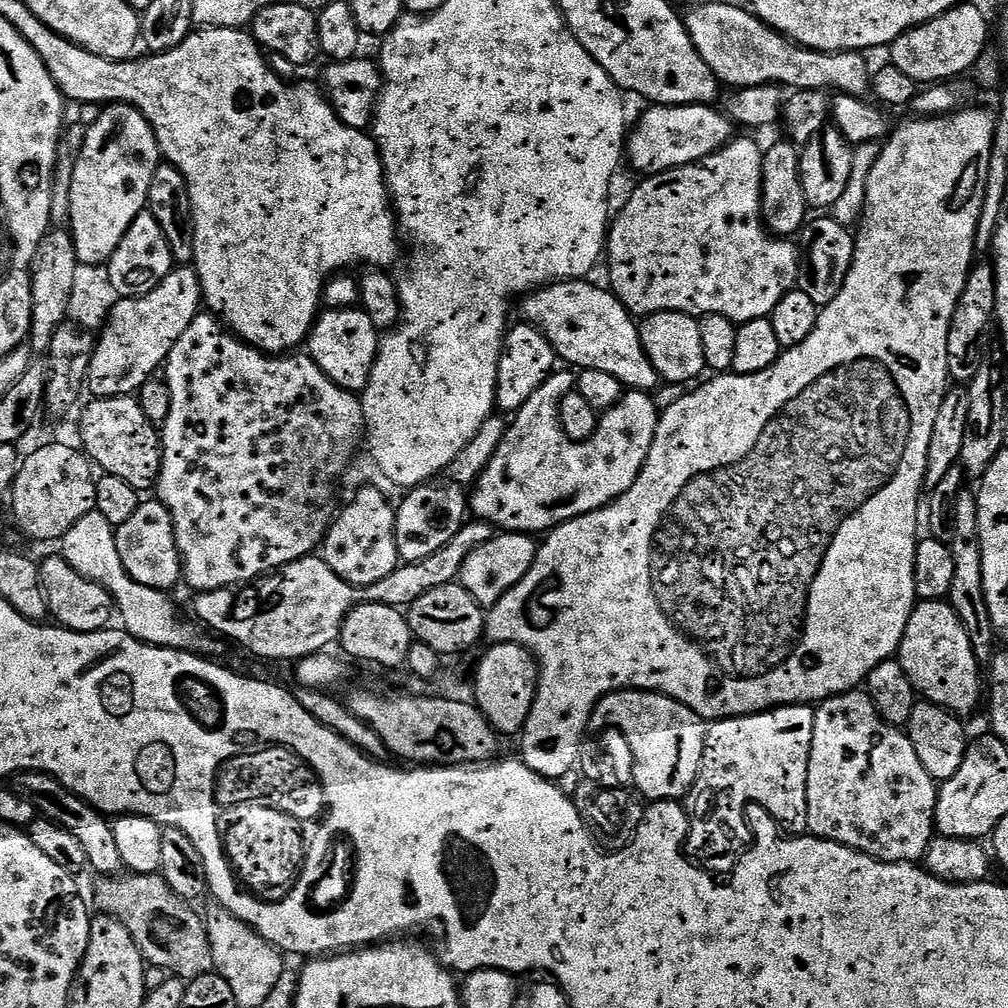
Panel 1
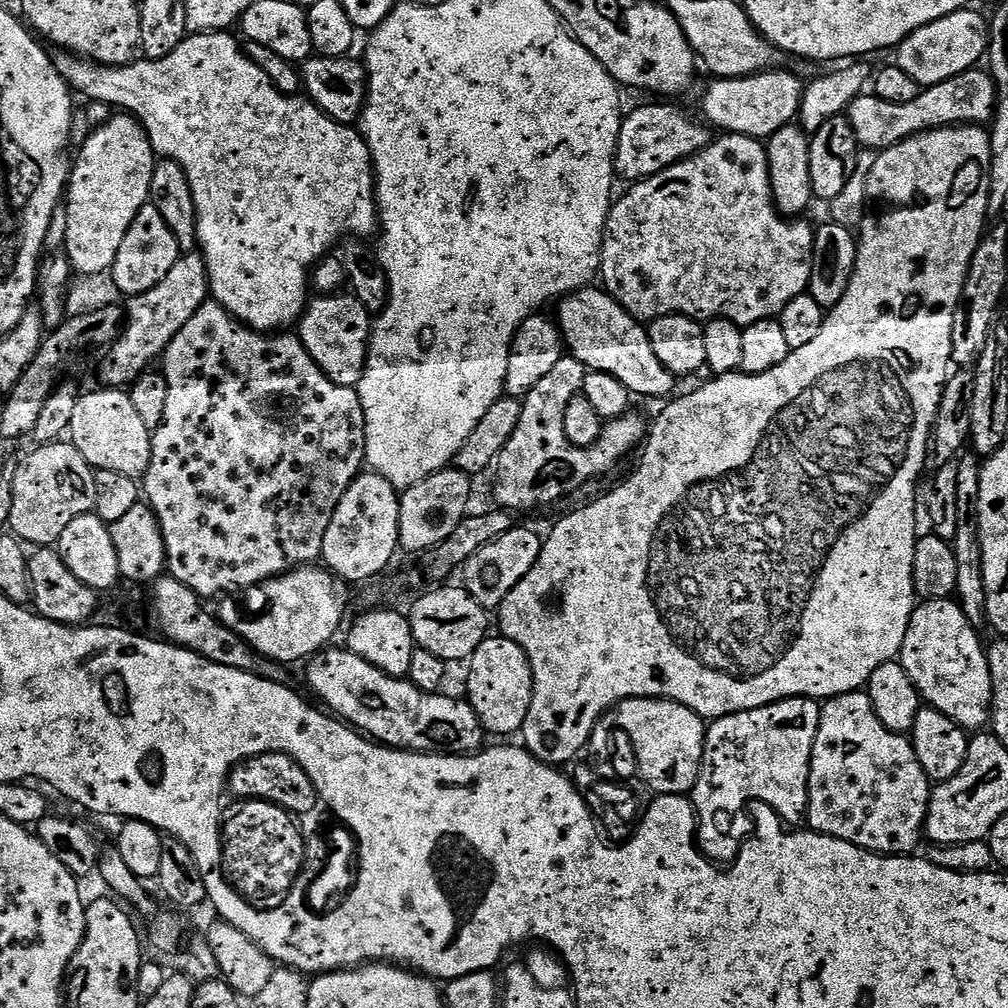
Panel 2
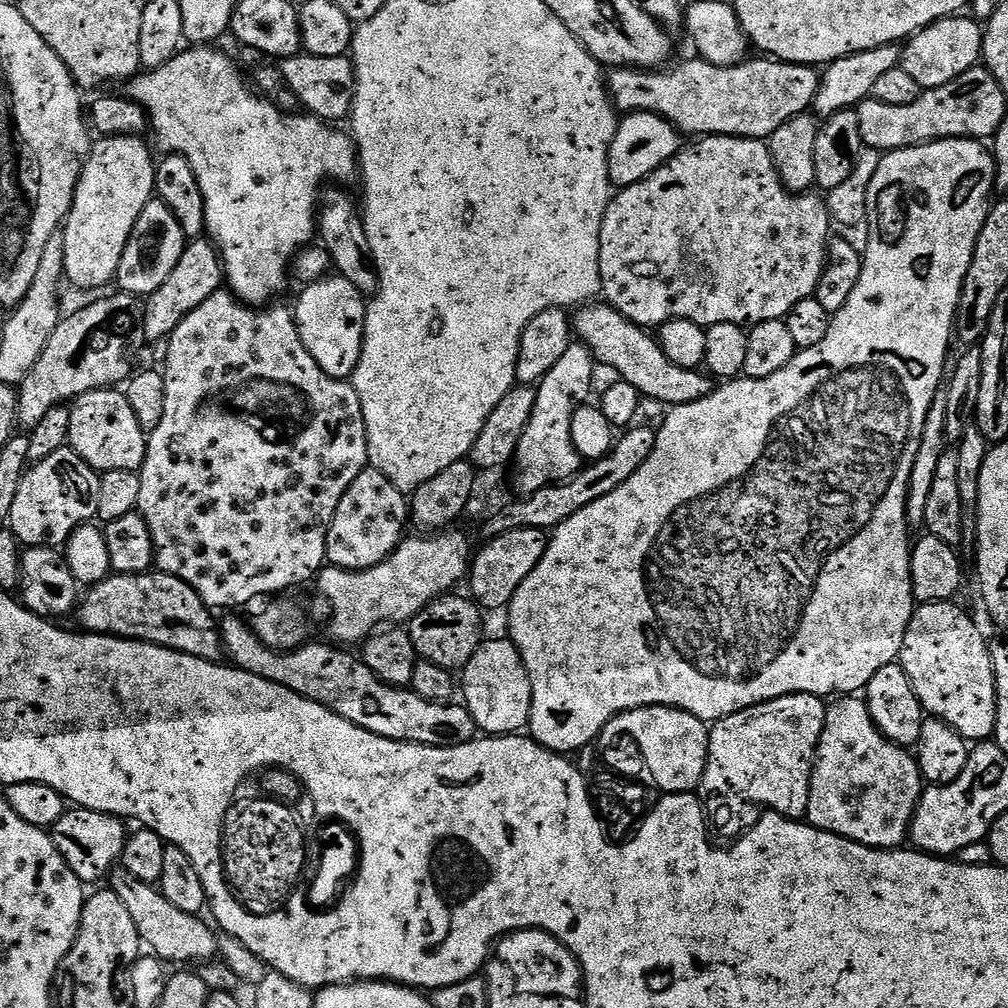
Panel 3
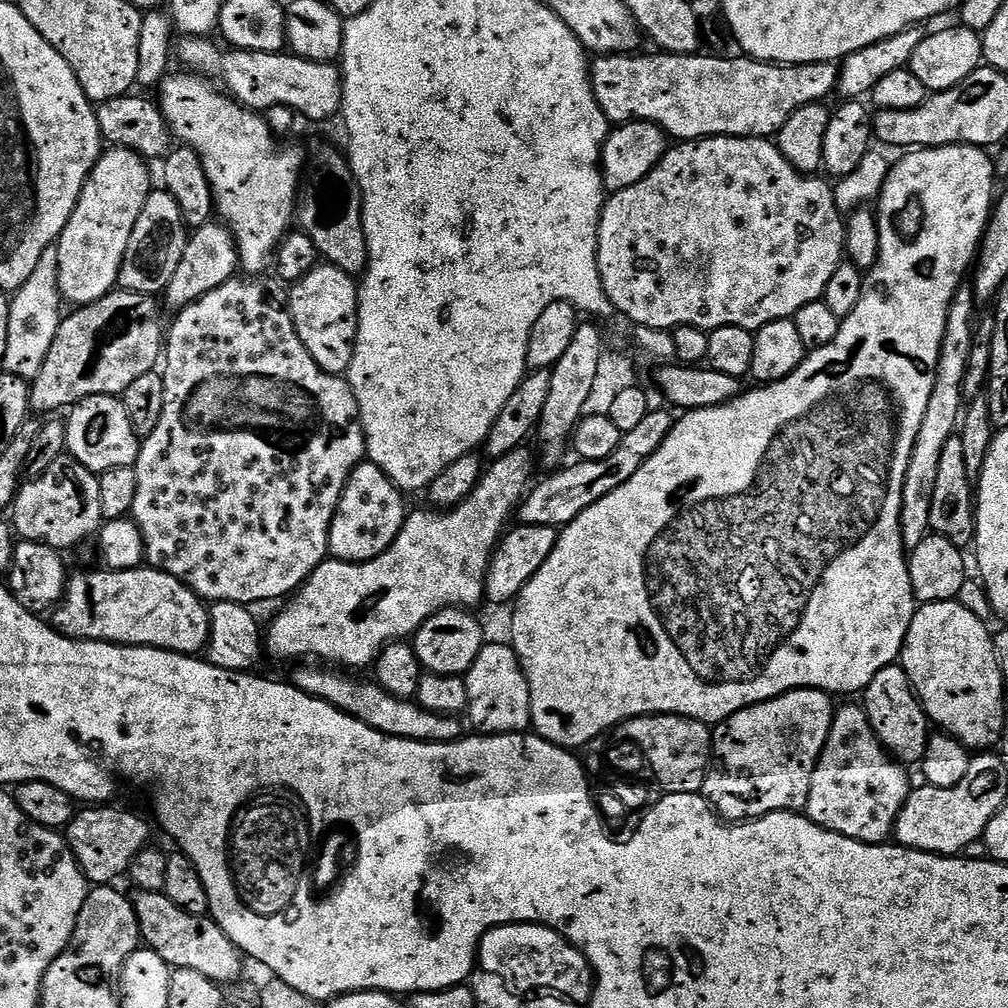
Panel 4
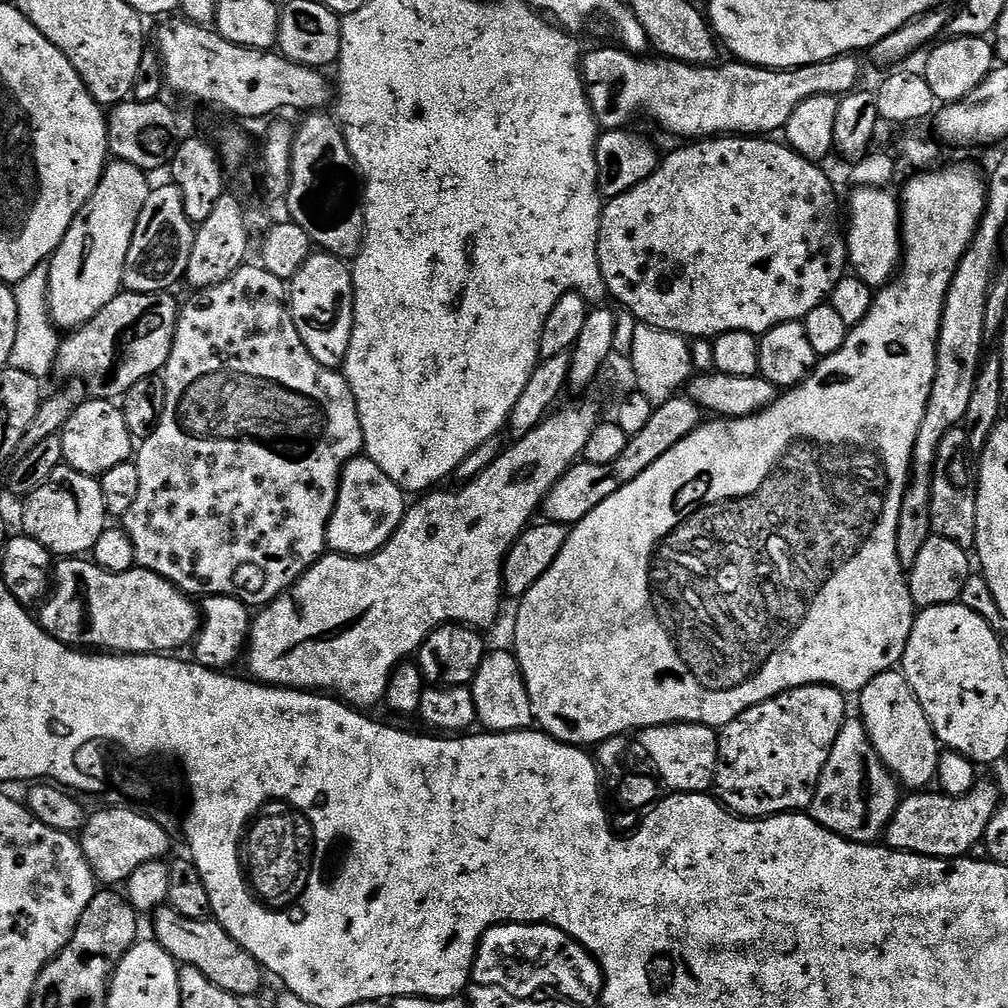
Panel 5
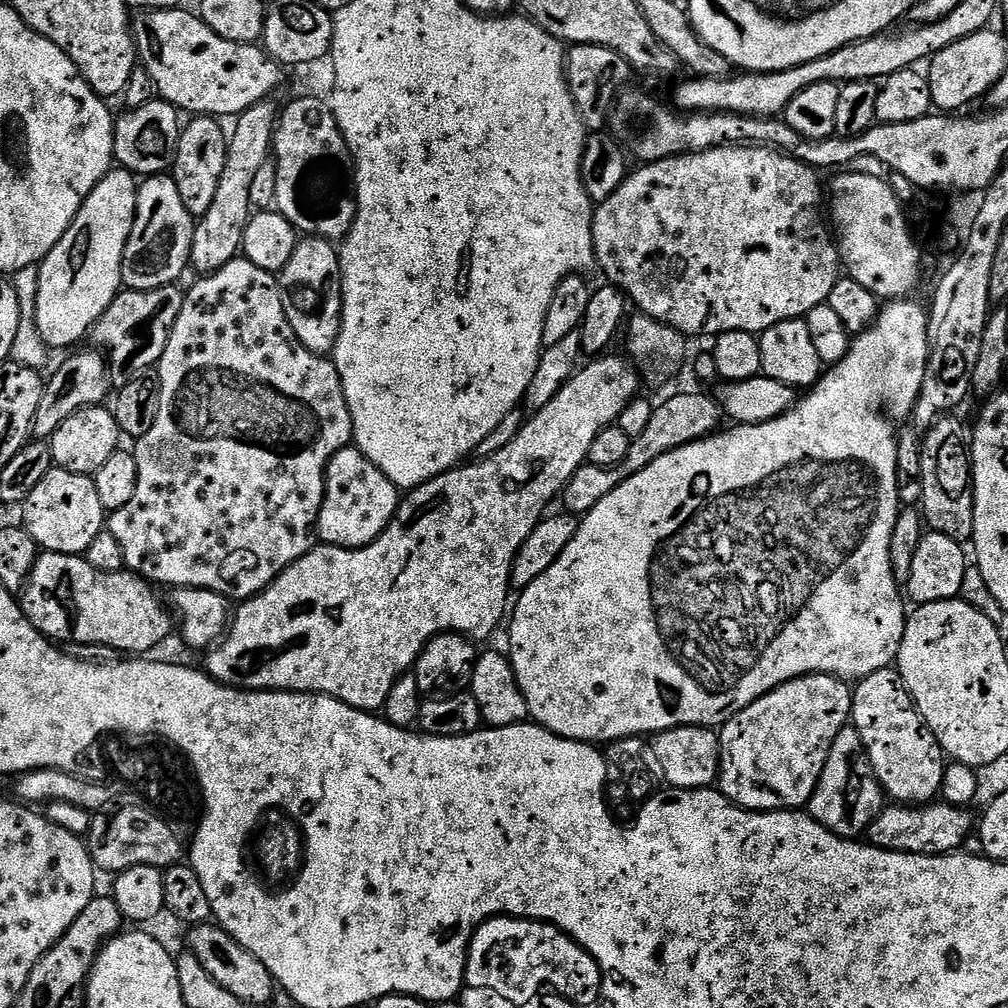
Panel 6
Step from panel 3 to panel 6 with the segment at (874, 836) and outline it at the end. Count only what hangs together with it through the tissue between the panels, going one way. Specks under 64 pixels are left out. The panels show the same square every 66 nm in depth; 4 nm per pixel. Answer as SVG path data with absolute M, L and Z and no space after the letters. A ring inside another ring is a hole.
M844 728L834 738L834 746L830 746L818 786L806 805L807 815L841 838L863 837L886 807L886 793L872 775L872 769L862 763L863 756L864 744L856 729Z

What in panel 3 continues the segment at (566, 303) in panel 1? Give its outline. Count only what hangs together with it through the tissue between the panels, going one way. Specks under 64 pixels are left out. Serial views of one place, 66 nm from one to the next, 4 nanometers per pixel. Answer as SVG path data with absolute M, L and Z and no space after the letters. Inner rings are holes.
M589 302L576 314L577 316L574 316L575 339L588 348L597 365L605 364L606 367L613 368L619 379L630 382L630 386L640 391L641 397L648 399L649 396L660 404L675 406L698 402L698 398L706 398L712 392L713 381L703 371L674 366L674 362L670 362L670 358L662 354L659 343L653 337L652 340L648 337L651 335L645 329L630 322L622 314L618 314L618 310L614 310L611 304Z

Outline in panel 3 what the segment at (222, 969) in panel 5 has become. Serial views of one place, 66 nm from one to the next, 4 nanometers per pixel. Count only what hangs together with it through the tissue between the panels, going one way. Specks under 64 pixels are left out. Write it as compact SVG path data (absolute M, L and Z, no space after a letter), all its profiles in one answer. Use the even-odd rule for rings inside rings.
M123 866L111 873L111 880L110 891L122 898L130 918L134 918L141 945L157 960L169 965L176 964L172 966L192 966L195 960L212 962L217 959L218 936L207 919L204 921L200 916L186 914L186 910L178 910L178 906L166 902L157 885L138 882L138 878L134 878L134 874L130 874Z

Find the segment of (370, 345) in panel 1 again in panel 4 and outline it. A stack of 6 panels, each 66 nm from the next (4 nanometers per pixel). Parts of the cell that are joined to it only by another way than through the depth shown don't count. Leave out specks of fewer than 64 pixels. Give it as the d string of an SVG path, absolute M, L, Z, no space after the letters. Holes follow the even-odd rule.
M320 262L315 268L310 270L310 274L306 274L306 278L302 278L296 284L291 285L290 291L286 296L286 307L294 322L294 330L298 330L298 338L302 338L302 346L306 346L306 350L310 350L310 358L314 358L314 362L320 367L321 372L328 372L331 376L344 376L347 373L352 355L354 354L354 346L356 345L356 327L358 326L358 284L353 277L347 276L341 268L327 262Z

